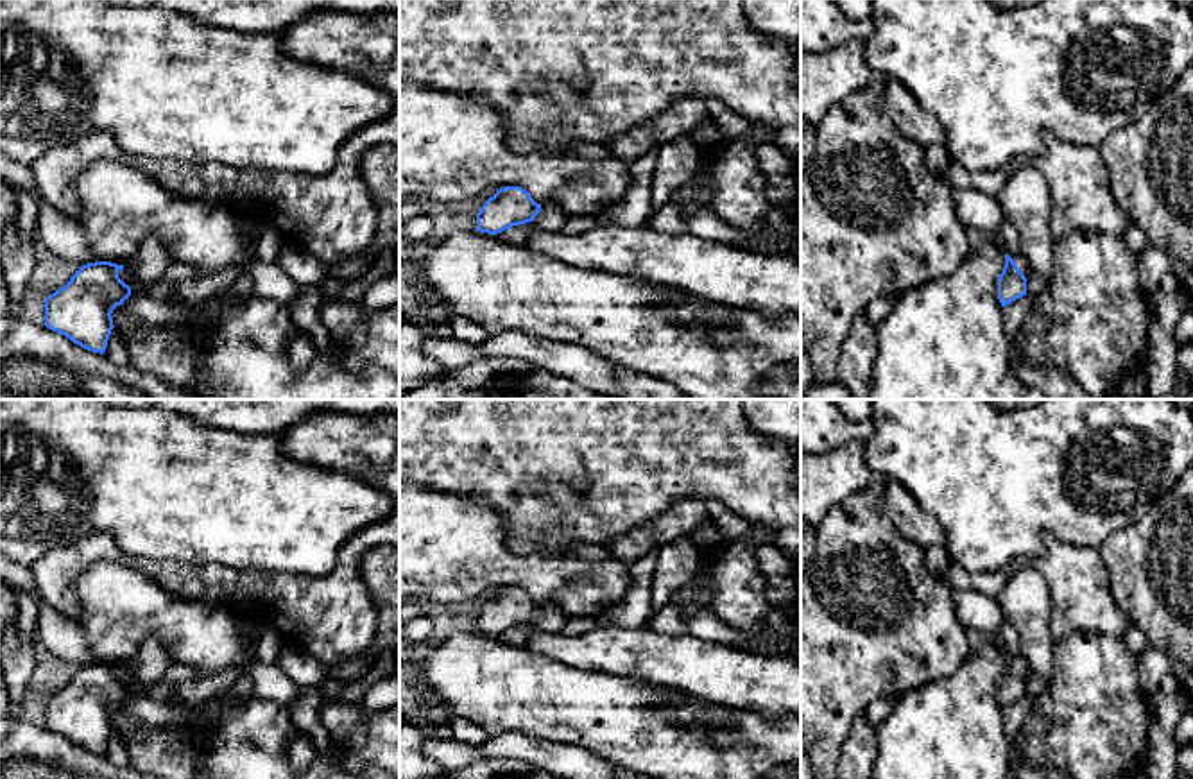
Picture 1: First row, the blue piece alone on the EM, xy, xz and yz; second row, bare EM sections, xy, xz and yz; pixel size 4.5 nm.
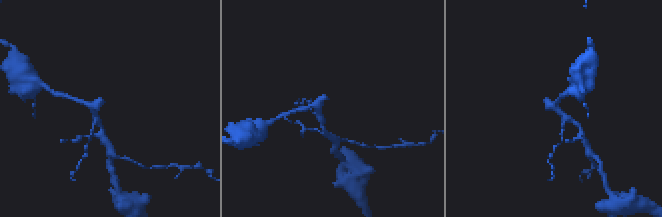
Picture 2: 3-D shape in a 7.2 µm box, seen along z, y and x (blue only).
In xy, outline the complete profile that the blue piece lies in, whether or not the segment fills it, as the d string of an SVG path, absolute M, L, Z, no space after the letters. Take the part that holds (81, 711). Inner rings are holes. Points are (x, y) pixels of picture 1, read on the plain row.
M95 663L79 668L70 682L45 700L45 727L73 745L104 756L113 711L131 697L118 673L124 666Z

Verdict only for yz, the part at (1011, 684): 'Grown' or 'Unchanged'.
Grown

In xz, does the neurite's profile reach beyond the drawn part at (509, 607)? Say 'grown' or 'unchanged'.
grown

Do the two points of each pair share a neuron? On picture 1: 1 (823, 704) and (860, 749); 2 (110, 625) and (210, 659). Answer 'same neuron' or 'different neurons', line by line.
1: different neurons
2: same neuron

